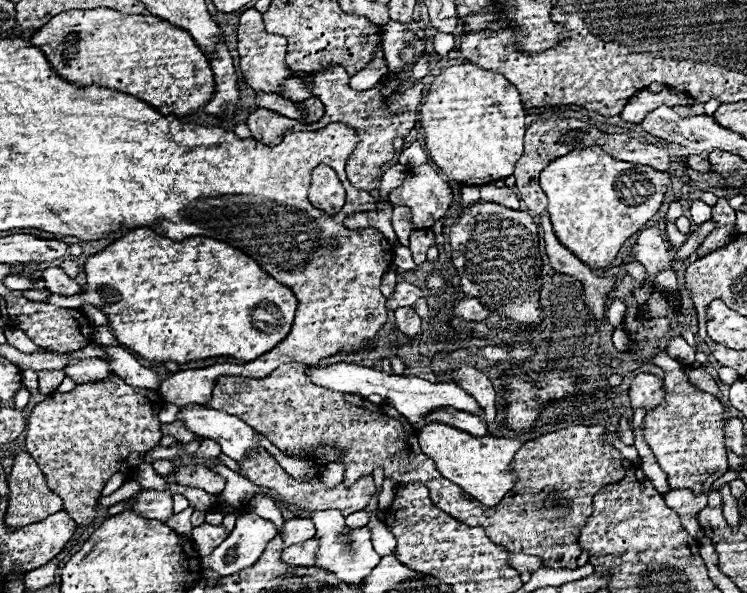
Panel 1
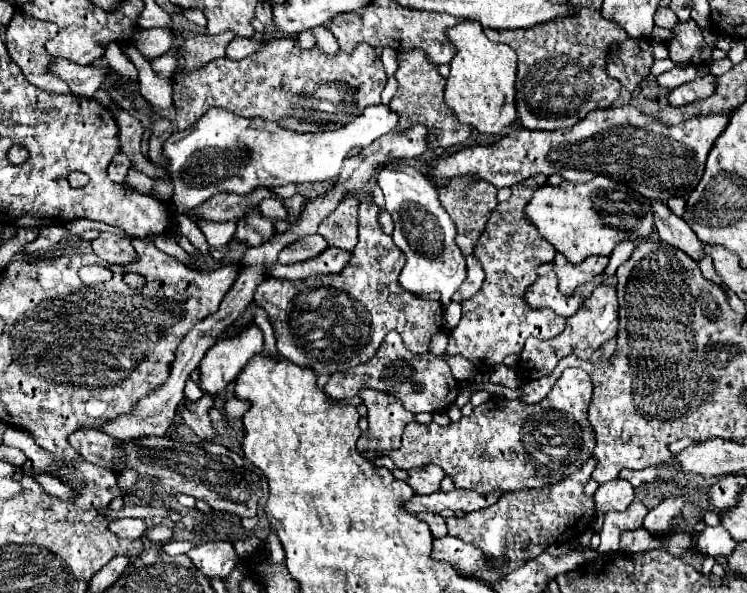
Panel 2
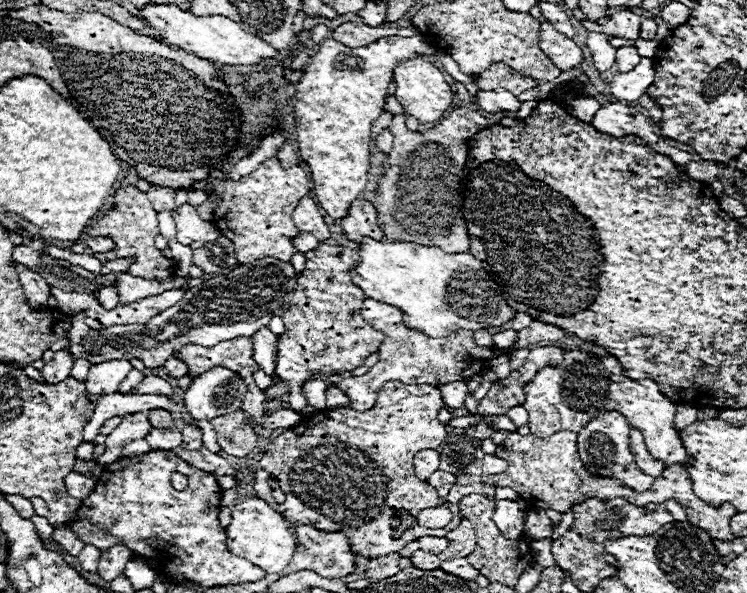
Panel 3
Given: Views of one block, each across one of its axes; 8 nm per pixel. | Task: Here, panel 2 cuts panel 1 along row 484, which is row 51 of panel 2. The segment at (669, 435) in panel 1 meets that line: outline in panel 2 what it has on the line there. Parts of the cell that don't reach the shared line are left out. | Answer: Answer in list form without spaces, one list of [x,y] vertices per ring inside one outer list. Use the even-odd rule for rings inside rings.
[[[694,20],[678,22],[672,30],[676,34],[666,46],[670,50],[670,60],[682,62],[686,66],[708,66],[712,48],[704,42],[702,30],[696,26]]]

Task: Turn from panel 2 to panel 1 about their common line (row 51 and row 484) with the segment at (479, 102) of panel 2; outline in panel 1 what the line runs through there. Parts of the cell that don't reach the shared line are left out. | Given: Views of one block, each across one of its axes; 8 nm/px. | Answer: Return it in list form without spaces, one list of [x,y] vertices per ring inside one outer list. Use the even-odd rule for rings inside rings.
[[[436,422],[420,428],[418,440],[422,452],[434,460],[438,472],[446,480],[452,480],[466,494],[470,494],[474,500],[486,506],[494,506],[496,502],[500,502],[508,492],[508,488],[512,488],[516,476],[512,476],[510,462],[514,452],[518,452],[526,444],[526,440],[518,438],[492,438],[492,436],[478,438],[448,424],[436,424]]]

